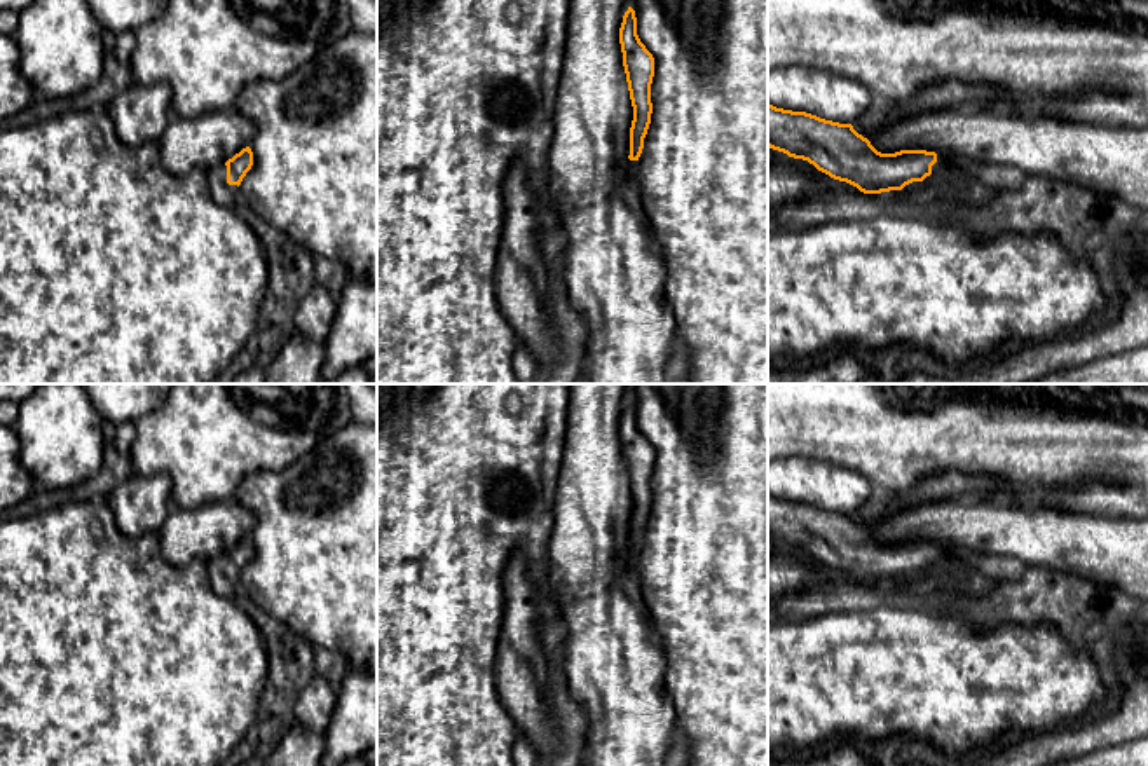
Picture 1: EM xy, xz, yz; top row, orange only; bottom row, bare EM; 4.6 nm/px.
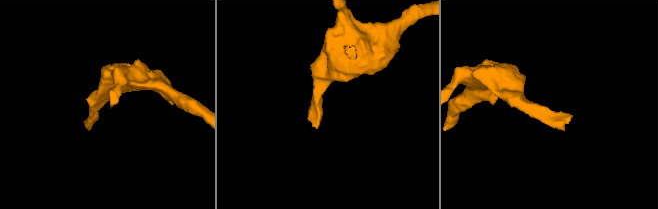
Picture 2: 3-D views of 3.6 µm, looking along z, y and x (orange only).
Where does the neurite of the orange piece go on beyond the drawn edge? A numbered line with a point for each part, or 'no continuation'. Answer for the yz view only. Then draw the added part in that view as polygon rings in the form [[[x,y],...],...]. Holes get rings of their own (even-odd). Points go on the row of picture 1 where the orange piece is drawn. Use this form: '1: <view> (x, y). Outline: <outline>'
1: yz (962, 182). Outline: [[[937,154],[937,162],[932,166],[932,174],[944,171],[946,176],[932,185],[926,201],[935,208],[946,208],[953,199],[965,199],[968,204],[979,204],[1000,194],[1001,190],[986,185],[979,171],[963,161],[949,161]]]

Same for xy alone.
1: xy (227, 196). Outline: [[[220,164],[208,171],[208,185],[211,197],[223,208],[236,208],[241,201],[241,192],[237,185],[227,183],[227,166]]]

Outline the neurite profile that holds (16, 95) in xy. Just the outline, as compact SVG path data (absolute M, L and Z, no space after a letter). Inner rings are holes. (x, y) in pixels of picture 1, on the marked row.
M0 35L0 124L21 120L33 99L35 91L19 70L14 35Z

